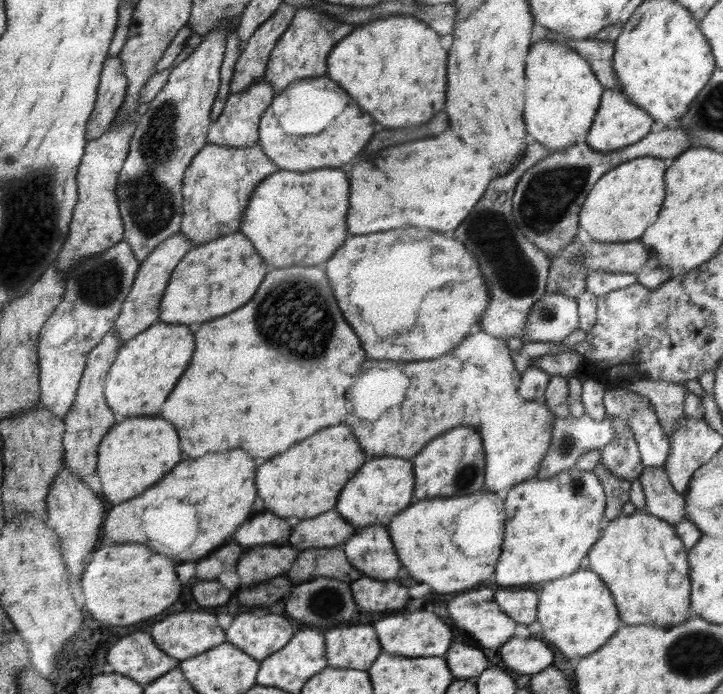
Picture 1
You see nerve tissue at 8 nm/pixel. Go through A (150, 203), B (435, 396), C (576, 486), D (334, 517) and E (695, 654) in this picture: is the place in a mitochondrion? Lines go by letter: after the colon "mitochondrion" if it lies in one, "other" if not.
A: mitochondrion
B: other
C: mitochondrion
D: other
E: mitochondrion

